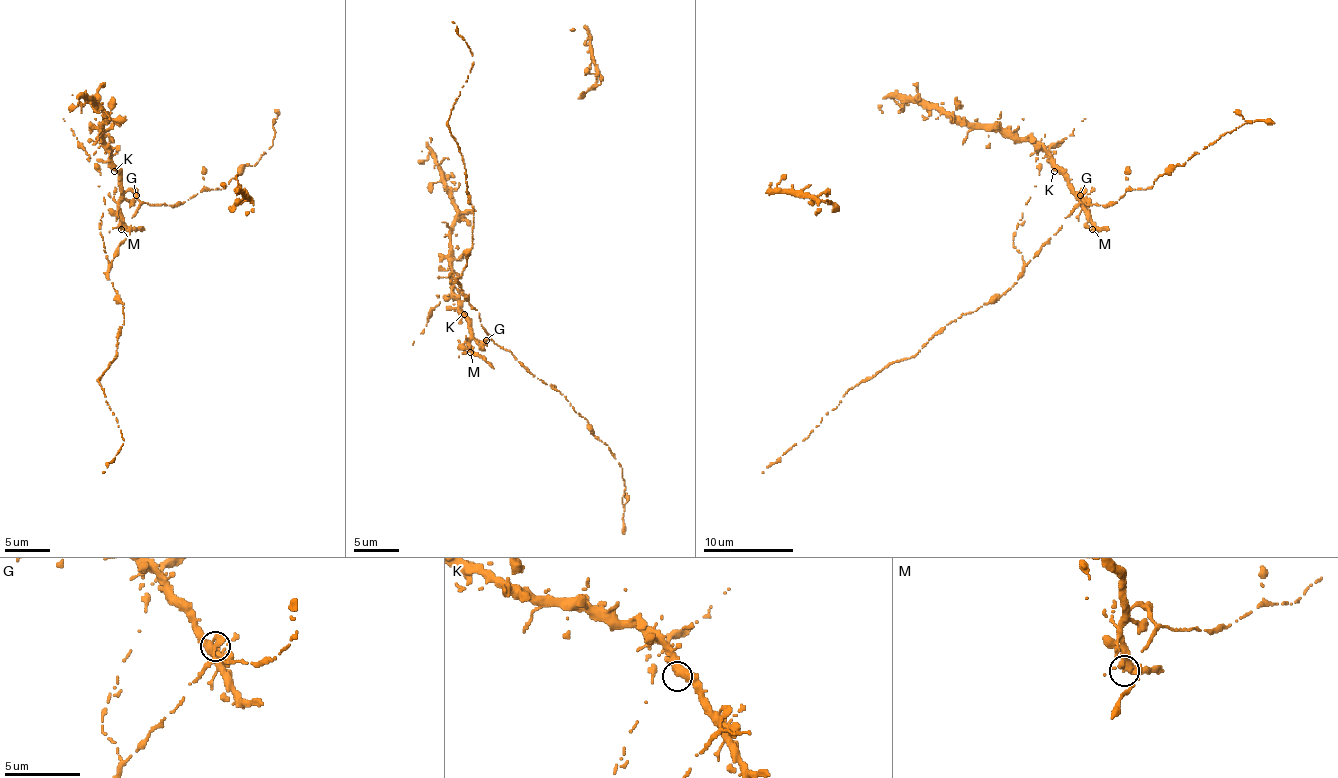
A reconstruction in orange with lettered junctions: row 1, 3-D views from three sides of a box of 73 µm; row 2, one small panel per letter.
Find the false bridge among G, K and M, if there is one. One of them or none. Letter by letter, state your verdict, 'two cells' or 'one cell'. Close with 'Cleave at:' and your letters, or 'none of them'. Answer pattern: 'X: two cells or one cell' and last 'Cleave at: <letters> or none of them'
G: one cell
K: one cell
M: one cell
Cleave at: none of them

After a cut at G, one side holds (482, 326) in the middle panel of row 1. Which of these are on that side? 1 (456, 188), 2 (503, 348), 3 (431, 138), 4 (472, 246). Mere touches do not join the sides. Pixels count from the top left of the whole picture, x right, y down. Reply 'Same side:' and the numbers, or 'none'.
Same side: 2, 4

